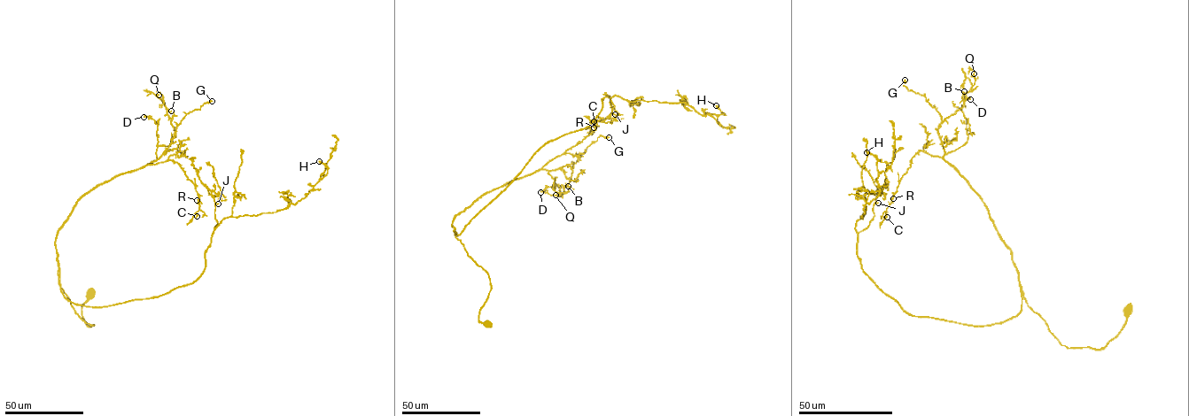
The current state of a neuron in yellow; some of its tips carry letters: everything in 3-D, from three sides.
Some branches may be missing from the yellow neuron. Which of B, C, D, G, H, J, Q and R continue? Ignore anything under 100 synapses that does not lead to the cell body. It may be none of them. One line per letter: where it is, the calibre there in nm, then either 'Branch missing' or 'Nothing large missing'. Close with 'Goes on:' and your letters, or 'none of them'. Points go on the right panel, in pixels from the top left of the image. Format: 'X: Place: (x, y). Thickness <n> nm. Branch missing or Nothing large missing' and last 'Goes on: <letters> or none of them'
B: Place: (964, 91). Thickness 110 nm. Nothing large missing
C: Place: (887, 217). Thickness 100 nm. Nothing large missing
D: Place: (970, 99). Thickness 160 nm. Nothing large missing
G: Place: (905, 80). Thickness 420 nm. Nothing large missing
H: Place: (866, 152). Thickness 600 nm. Nothing large missing
J: Place: (878, 203). Thickness 120 nm. Nothing large missing
Q: Place: (974, 73). Thickness 120 nm. Nothing large missing
R: Place: (893, 198). Thickness 100 nm. Nothing large missing
Goes on: none of them

